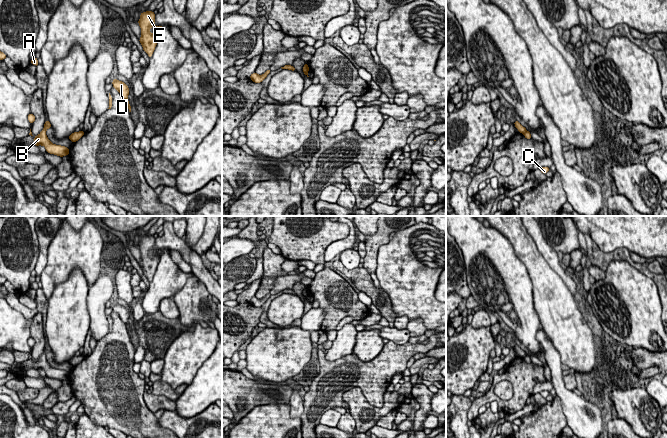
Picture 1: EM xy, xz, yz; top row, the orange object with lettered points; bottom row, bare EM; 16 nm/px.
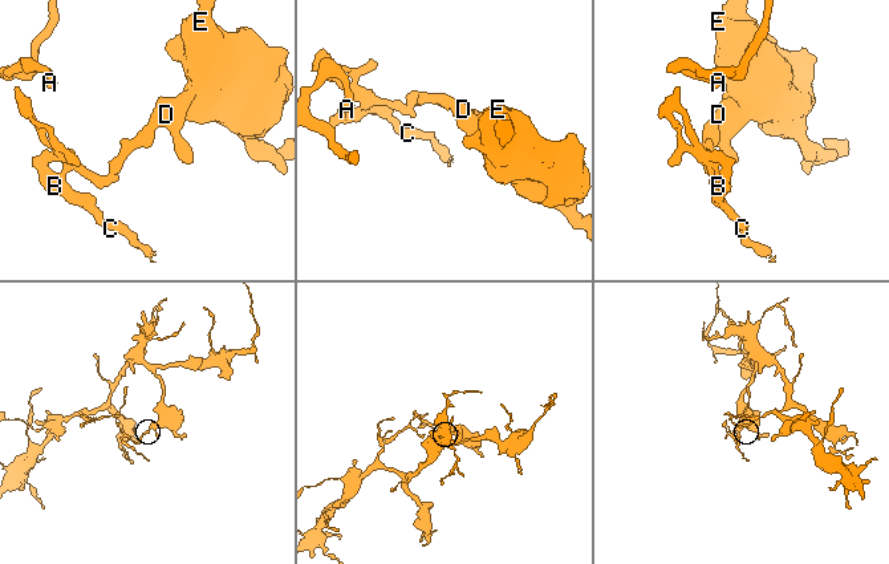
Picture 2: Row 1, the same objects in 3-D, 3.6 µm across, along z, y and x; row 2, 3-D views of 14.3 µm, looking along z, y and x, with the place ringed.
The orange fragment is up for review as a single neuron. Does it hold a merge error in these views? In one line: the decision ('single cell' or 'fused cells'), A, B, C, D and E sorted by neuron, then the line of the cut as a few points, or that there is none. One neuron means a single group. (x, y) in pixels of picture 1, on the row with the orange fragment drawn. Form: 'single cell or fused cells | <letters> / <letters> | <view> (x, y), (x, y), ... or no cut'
fused cells | A D E / B C | yz (526, 130), (523, 133)

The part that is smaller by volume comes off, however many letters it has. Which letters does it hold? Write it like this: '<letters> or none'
B, C

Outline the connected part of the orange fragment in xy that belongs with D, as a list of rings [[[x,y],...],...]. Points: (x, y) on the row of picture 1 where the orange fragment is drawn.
[[[114,78],[112,84],[113,88],[115,88],[120,93],[120,95],[127,101],[128,110],[129,112],[131,112],[131,105],[128,101],[128,95],[129,95],[128,86],[124,82],[119,81],[116,78]]]

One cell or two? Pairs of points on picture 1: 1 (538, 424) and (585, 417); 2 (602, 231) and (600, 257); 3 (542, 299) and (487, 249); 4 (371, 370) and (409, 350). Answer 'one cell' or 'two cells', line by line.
1: two cells
2: two cells
3: two cells
4: one cell

